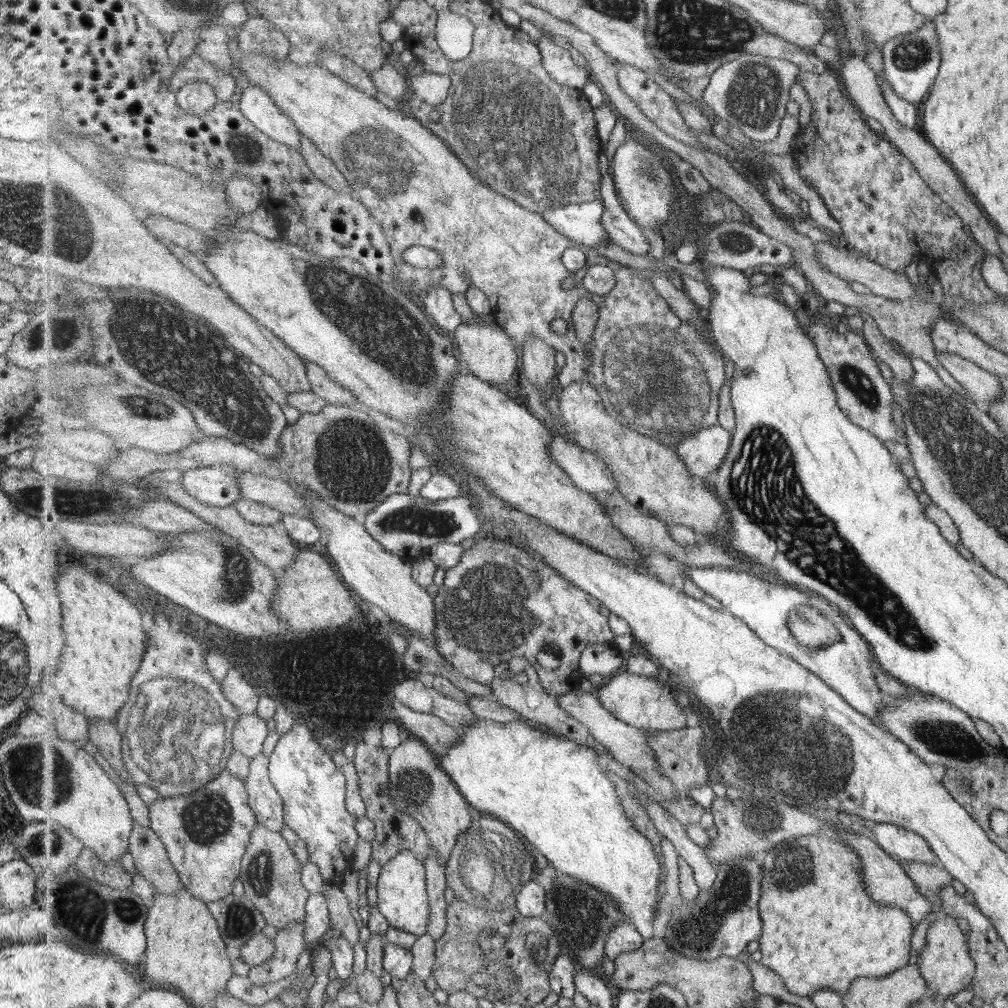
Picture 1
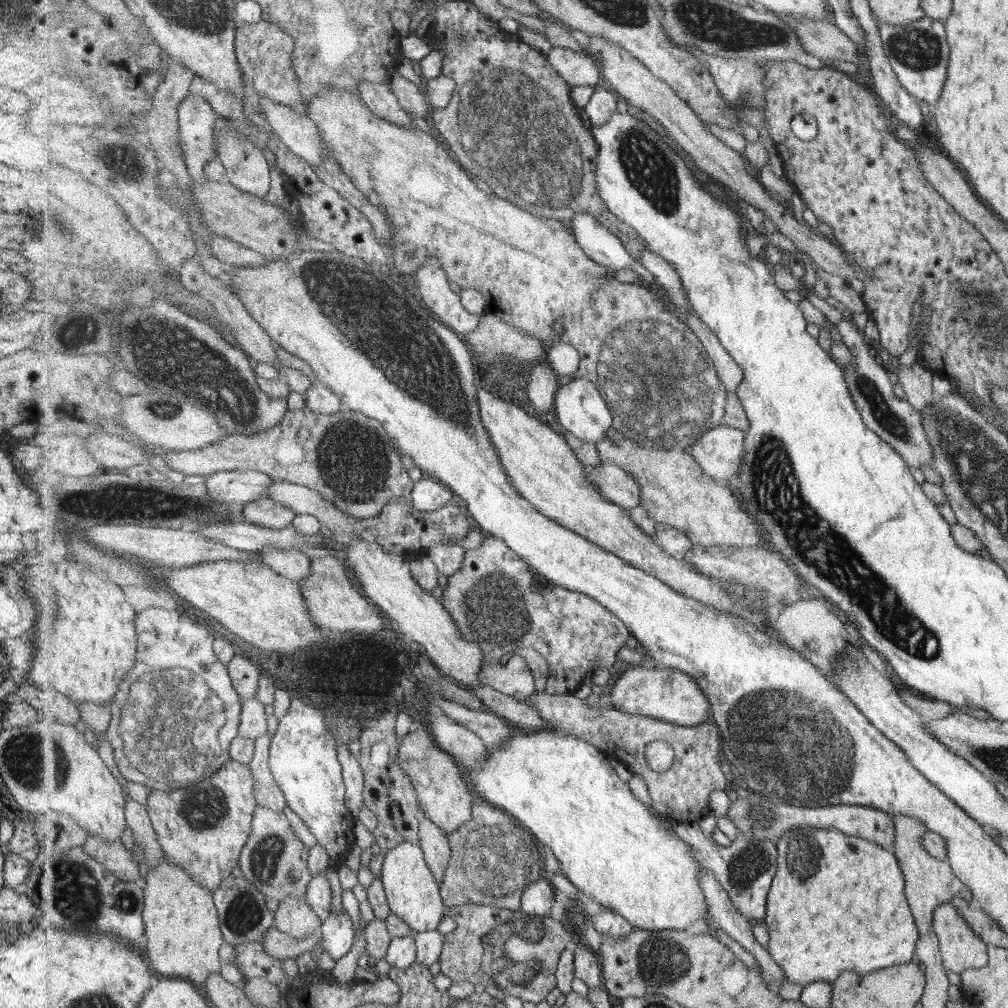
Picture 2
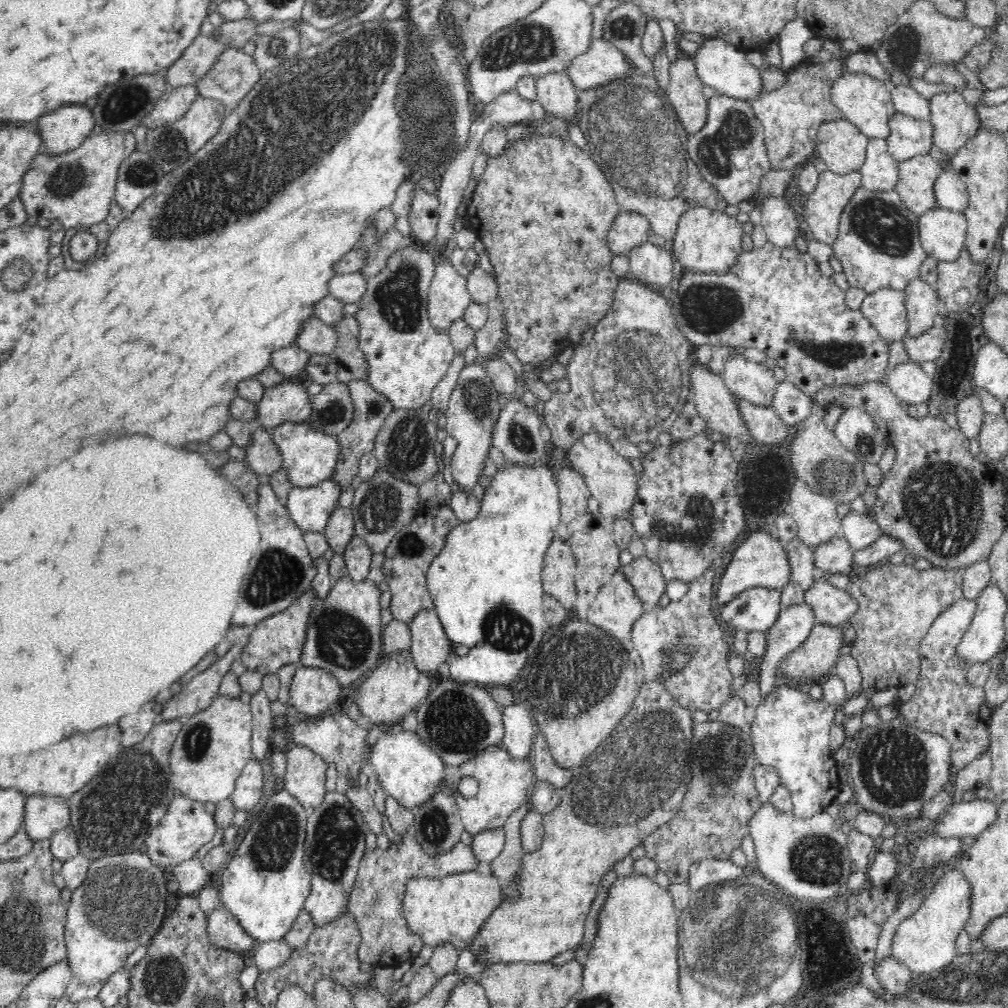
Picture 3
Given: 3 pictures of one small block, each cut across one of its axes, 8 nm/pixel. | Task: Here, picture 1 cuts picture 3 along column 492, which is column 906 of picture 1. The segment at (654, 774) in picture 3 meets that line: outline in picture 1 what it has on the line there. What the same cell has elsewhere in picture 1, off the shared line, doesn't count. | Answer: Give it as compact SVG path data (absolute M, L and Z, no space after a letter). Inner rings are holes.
M825 832L817 835L807 835L779 844L775 849L762 856L764 879L759 908L764 925L757 956L761 960L761 964L778 974L789 992L799 996L811 998L815 993L818 993L818 990L829 989L844 997L849 993L854 980L861 977L886 977L889 973L893 973L907 964L907 959L912 952L910 941L913 937L913 927L911 926L910 915L898 907L880 905L868 893L866 880L862 874L862 860L859 853L855 852L851 846L845 846L841 841L835 833Z

